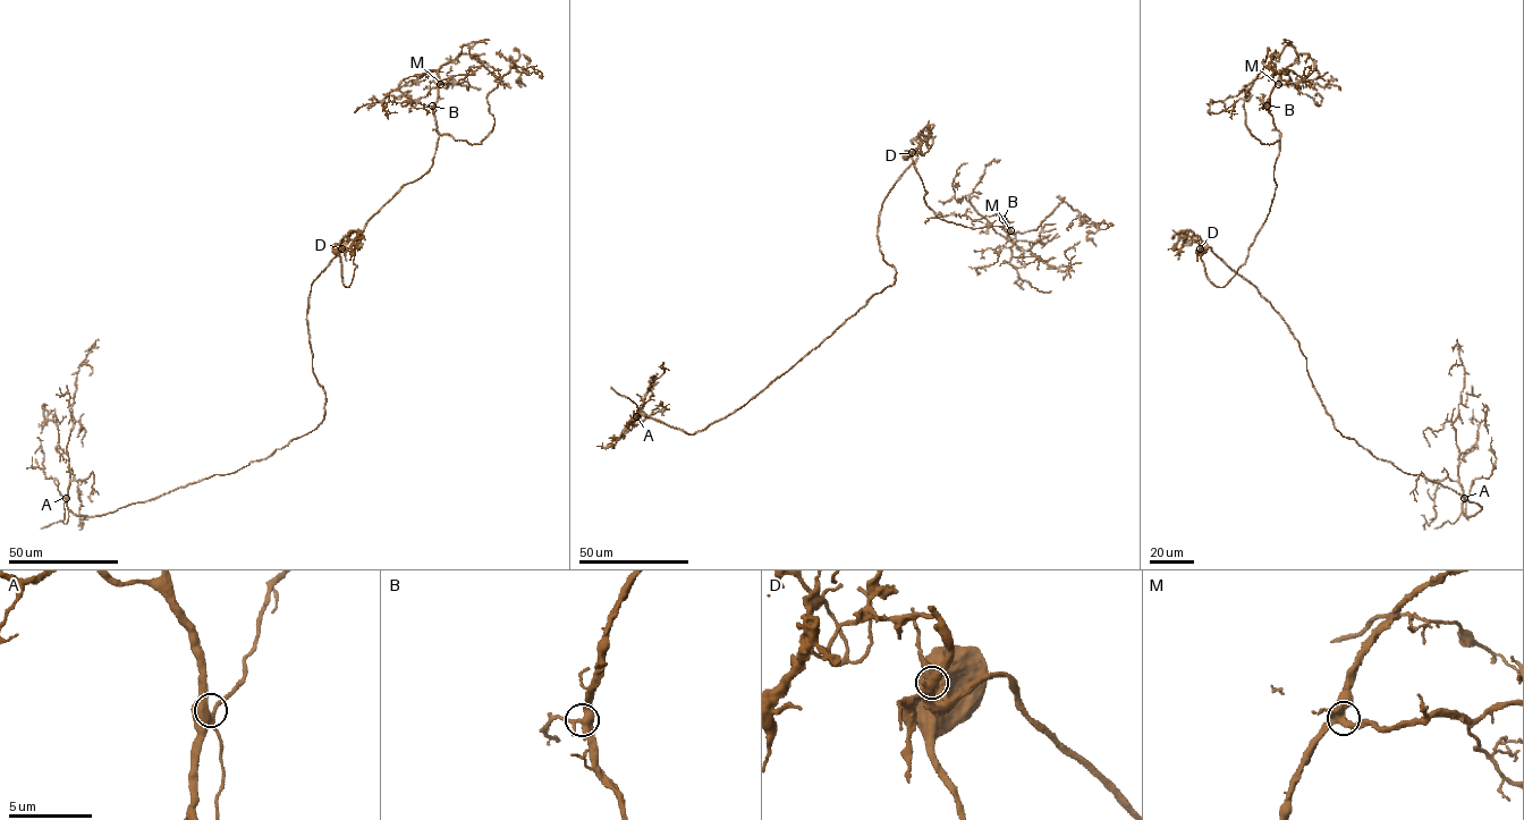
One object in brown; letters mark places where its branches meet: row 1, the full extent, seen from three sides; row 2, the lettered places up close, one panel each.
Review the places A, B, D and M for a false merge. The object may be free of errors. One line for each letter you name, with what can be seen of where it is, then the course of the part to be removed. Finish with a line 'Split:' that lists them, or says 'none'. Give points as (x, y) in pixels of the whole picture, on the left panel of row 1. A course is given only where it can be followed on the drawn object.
D: (341, 248) | (341, 248), (307, 313), (323, 420), (234, 472), (74, 514), (66, 447), (85, 351)
Split: D

